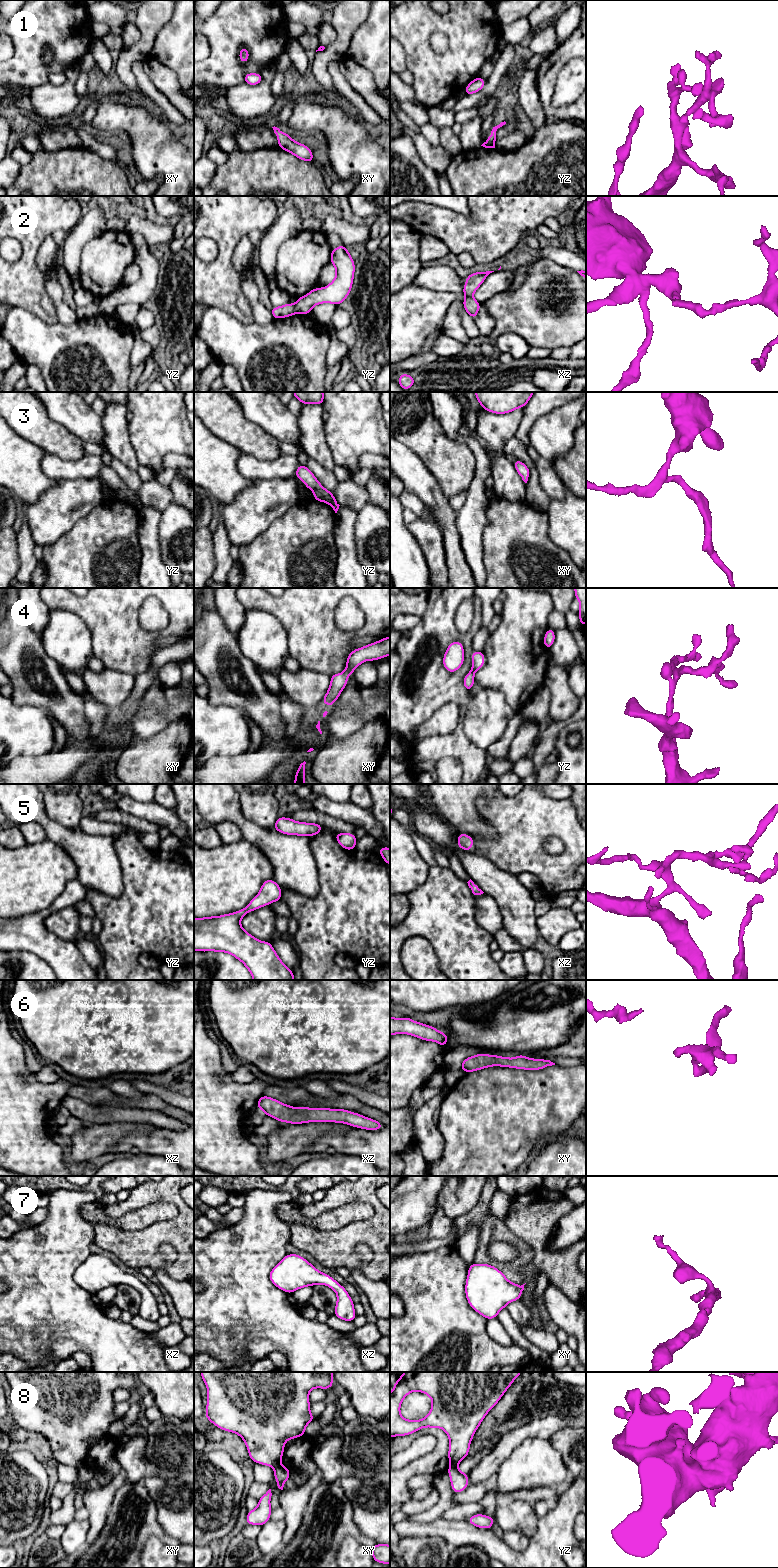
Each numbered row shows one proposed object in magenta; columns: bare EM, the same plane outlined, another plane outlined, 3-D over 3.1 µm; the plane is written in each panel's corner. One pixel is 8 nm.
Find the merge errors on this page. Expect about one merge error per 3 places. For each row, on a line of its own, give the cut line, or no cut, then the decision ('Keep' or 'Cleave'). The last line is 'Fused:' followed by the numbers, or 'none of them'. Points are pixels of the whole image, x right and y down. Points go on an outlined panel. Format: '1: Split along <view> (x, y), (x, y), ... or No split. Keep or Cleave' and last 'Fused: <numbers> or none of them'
1: No split. Keep
2: Split along yz (294, 305), (296, 312). Cleave
3: No split. Keep
4: No split. Keep
5: No split. Keep
6: No split. Keep
7: No split. Keep
8: Split along yz (451, 1464), (456, 1465). Cleave
Fused: 2, 8

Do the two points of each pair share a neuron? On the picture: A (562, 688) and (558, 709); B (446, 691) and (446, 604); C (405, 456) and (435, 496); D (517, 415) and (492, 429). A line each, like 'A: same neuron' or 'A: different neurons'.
A: same neuron
B: same neuron
C: same neuron
D: same neuron

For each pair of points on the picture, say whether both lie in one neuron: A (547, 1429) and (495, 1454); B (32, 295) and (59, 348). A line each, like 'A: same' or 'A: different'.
A: same
B: different

